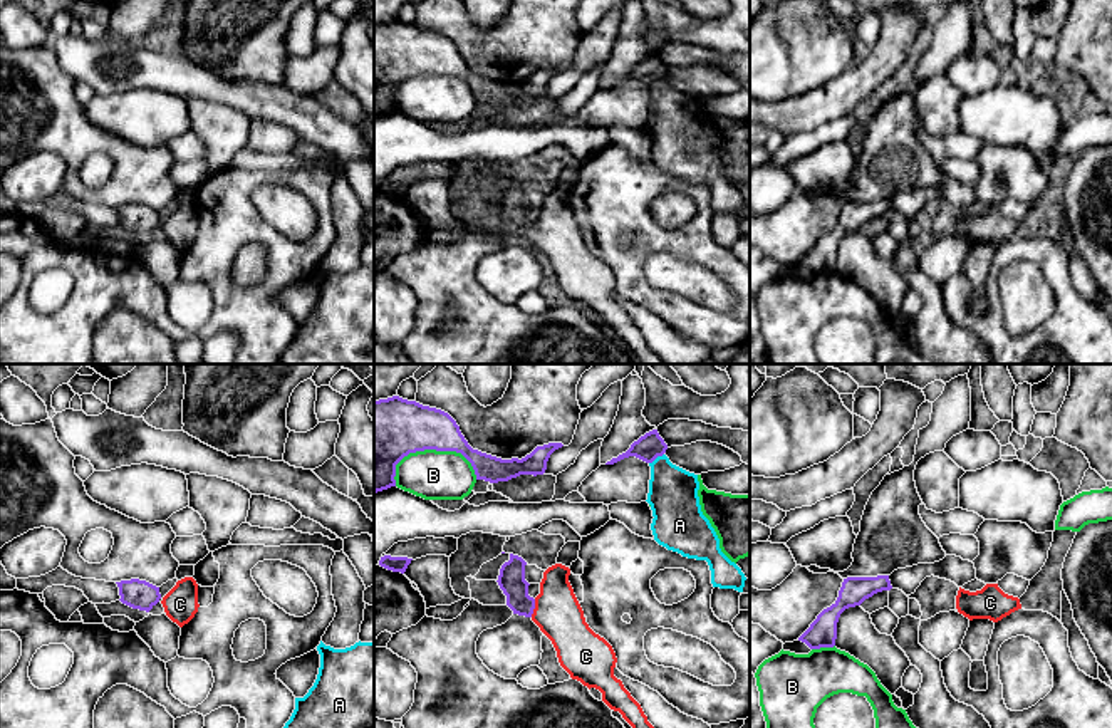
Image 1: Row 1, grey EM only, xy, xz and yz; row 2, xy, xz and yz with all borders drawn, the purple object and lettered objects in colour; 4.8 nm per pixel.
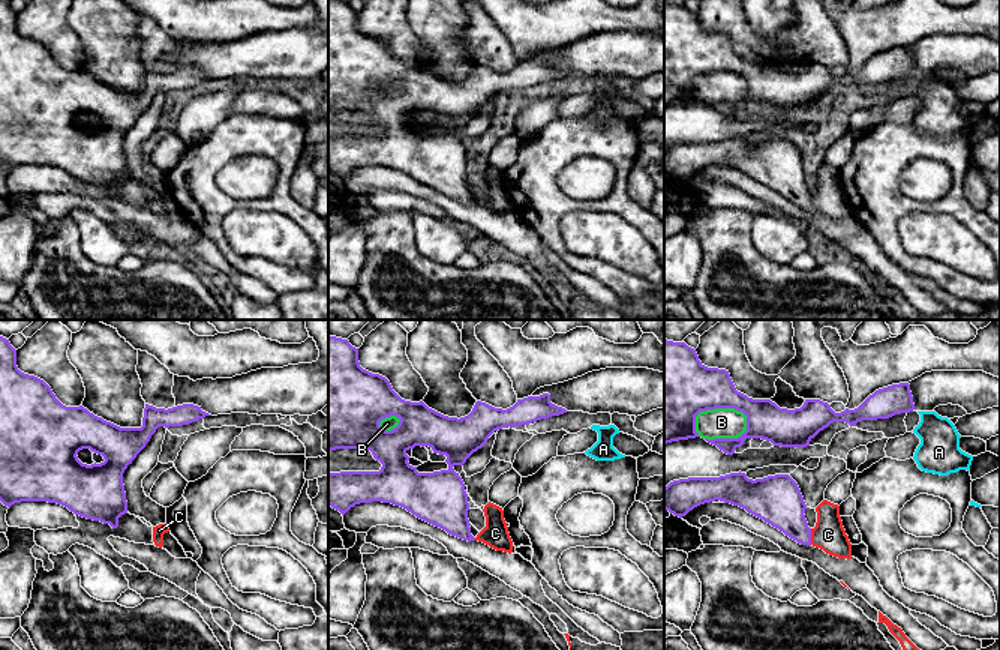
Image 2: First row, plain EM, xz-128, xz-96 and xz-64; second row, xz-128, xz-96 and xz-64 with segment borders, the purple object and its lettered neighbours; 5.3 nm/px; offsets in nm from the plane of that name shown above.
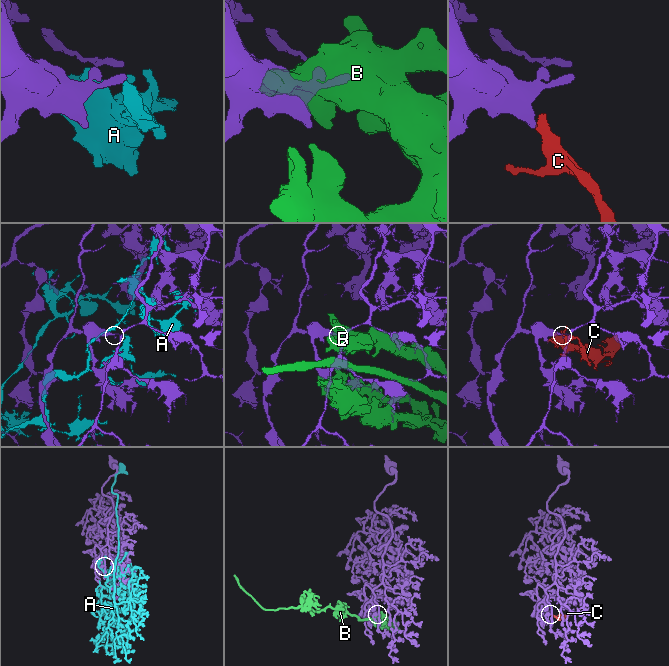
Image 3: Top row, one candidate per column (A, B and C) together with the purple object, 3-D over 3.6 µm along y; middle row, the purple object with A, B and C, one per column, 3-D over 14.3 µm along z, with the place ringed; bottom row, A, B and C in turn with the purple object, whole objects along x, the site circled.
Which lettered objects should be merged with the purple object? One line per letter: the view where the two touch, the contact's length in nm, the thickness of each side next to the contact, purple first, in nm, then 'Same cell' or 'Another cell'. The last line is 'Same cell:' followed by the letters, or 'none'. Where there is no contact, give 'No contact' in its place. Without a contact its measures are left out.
A: Touches purple in xz. Shared border 90 nm. Thickness 120 nm (purple) against 240 nm. Another cell
B: Touches purple in xz. Shared border 400 nm. Thickness 300 nm (purple) against 240 nm. Another cell
C: Touches purple in xz. Shared border 90 nm. Thickness 130 nm (purple) against 220 nm. Same cell
Same cell: C

